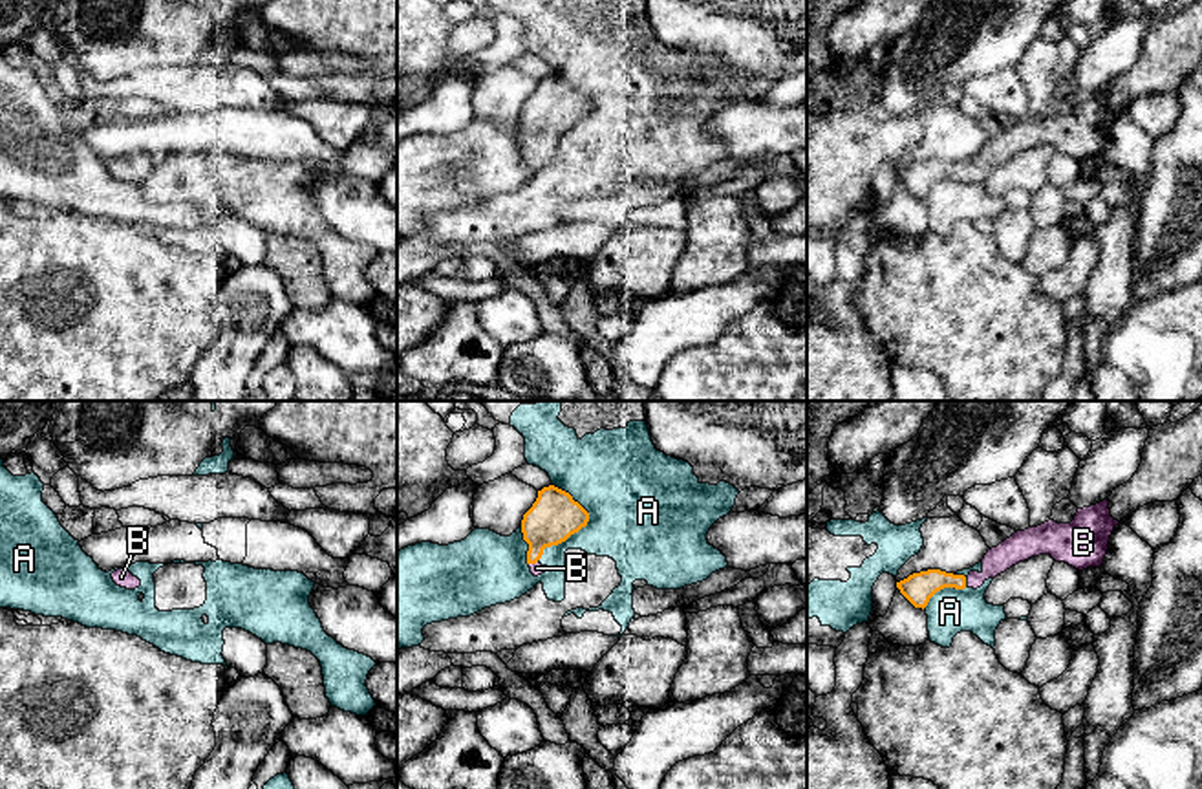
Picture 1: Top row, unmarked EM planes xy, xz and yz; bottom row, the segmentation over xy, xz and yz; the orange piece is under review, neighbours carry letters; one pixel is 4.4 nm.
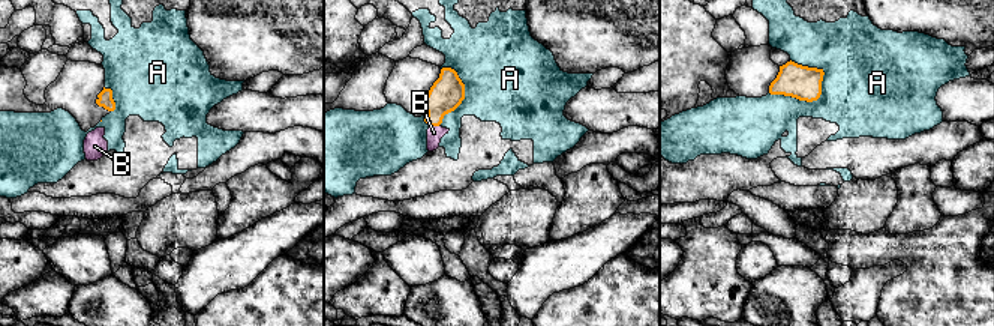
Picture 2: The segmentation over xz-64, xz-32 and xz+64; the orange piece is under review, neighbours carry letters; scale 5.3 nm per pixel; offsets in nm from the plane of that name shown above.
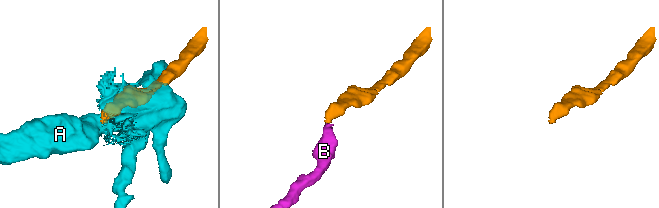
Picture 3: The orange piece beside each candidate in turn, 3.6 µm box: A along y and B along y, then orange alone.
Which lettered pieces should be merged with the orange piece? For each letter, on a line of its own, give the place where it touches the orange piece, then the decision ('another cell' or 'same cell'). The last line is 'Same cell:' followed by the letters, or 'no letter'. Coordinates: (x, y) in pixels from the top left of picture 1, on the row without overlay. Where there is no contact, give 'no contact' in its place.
A: meets orange in xz at (582, 116); another cell
B: meets orange in xz at (533, 152); same cell
Same cell: B

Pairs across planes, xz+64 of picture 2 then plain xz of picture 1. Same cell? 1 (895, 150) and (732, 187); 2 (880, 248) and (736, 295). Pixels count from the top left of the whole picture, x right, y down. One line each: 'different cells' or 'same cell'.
1: different cells
2: different cells

